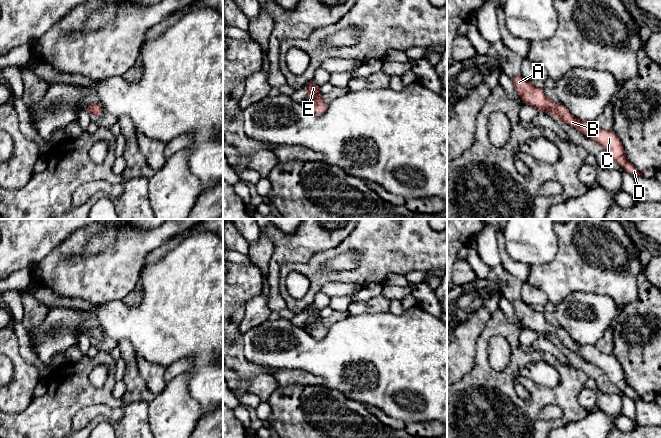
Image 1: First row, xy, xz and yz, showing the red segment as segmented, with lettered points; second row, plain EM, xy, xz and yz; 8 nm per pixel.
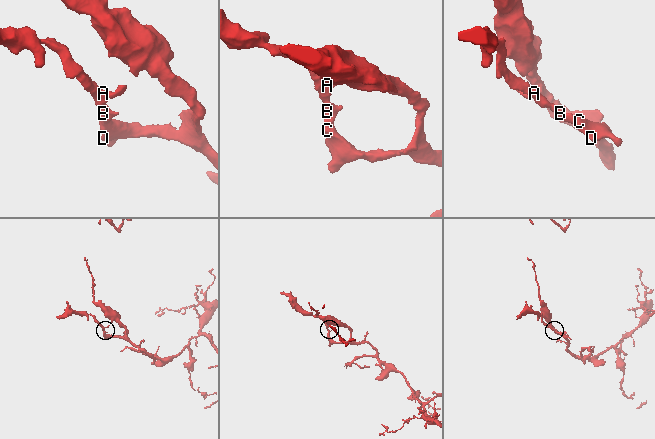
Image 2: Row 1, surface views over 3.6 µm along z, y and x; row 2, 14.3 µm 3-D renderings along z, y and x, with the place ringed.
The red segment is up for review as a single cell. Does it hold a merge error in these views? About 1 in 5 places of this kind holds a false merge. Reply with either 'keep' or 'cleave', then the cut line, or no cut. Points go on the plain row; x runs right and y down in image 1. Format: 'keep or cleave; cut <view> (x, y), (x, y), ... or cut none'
keep; cut none

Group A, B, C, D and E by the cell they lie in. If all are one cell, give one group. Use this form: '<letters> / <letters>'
A B C D E

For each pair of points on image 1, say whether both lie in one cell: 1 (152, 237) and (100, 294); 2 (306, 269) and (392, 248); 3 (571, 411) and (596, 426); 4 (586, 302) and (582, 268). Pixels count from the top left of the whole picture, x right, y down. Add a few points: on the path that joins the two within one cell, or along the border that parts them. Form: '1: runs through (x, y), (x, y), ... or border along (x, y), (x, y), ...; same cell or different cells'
1: runs through (138, 251), (109, 280); same cell
2: runs through (327, 255), (346, 246), (371, 246); same cell
3: border along (589, 411), (583, 418), (562, 426); different cells
4: border along (608, 297), (590, 292), (571, 291), (563, 300); different cells

